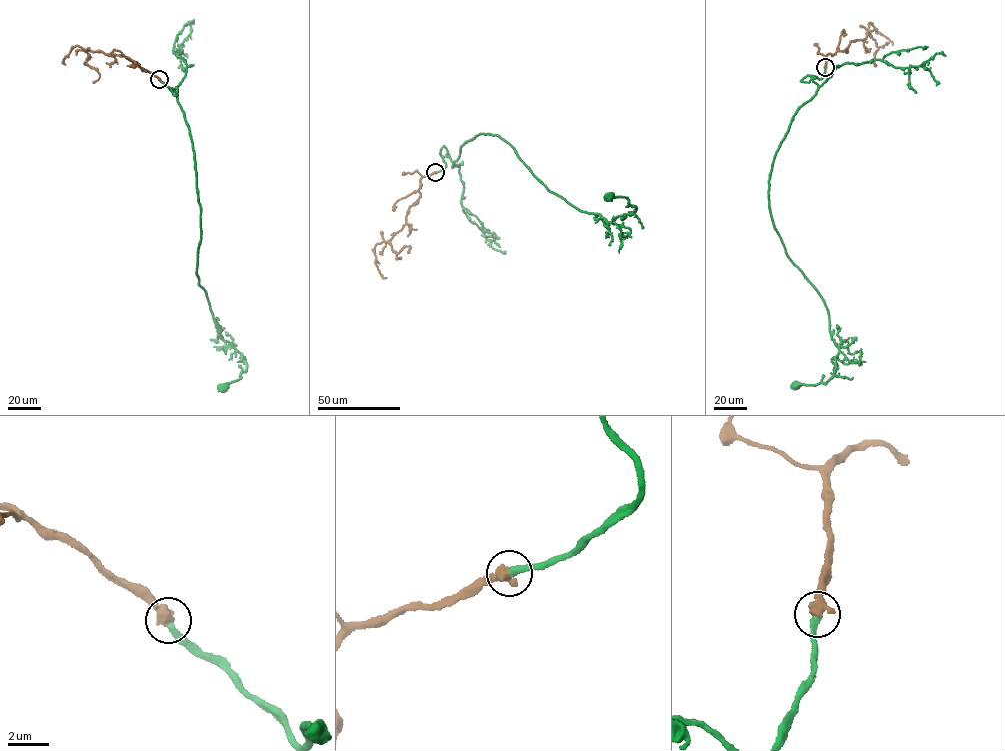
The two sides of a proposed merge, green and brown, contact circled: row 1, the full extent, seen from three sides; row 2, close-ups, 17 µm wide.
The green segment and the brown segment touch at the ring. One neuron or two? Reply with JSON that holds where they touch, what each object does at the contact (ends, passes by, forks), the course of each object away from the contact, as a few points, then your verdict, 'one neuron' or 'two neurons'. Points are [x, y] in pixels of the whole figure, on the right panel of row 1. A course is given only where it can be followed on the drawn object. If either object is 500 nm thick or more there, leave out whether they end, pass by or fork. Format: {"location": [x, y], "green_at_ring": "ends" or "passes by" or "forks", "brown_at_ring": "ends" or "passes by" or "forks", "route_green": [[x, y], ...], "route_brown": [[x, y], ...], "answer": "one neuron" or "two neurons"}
{"location": [825, 67], "route_green": [[825, 67], [801, 81], [817, 90], [769, 181], [775, 230], [823, 299], [839, 350], [829, 380], [795, 384]], "route_brown": [[825, 67], [828, 54], [845, 50], [850, 41], [866, 38], [870, 22], [893, 45]], "answer": "one neuron"}

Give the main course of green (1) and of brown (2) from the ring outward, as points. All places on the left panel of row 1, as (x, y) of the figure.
1: (160, 79), (175, 95), (176, 88), (191, 138), (200, 207), (198, 283), (221, 338), (247, 366), (222, 386)
2: (160, 79), (122, 55), (86, 52), (76, 45), (64, 57), (62, 62), (65, 64)

